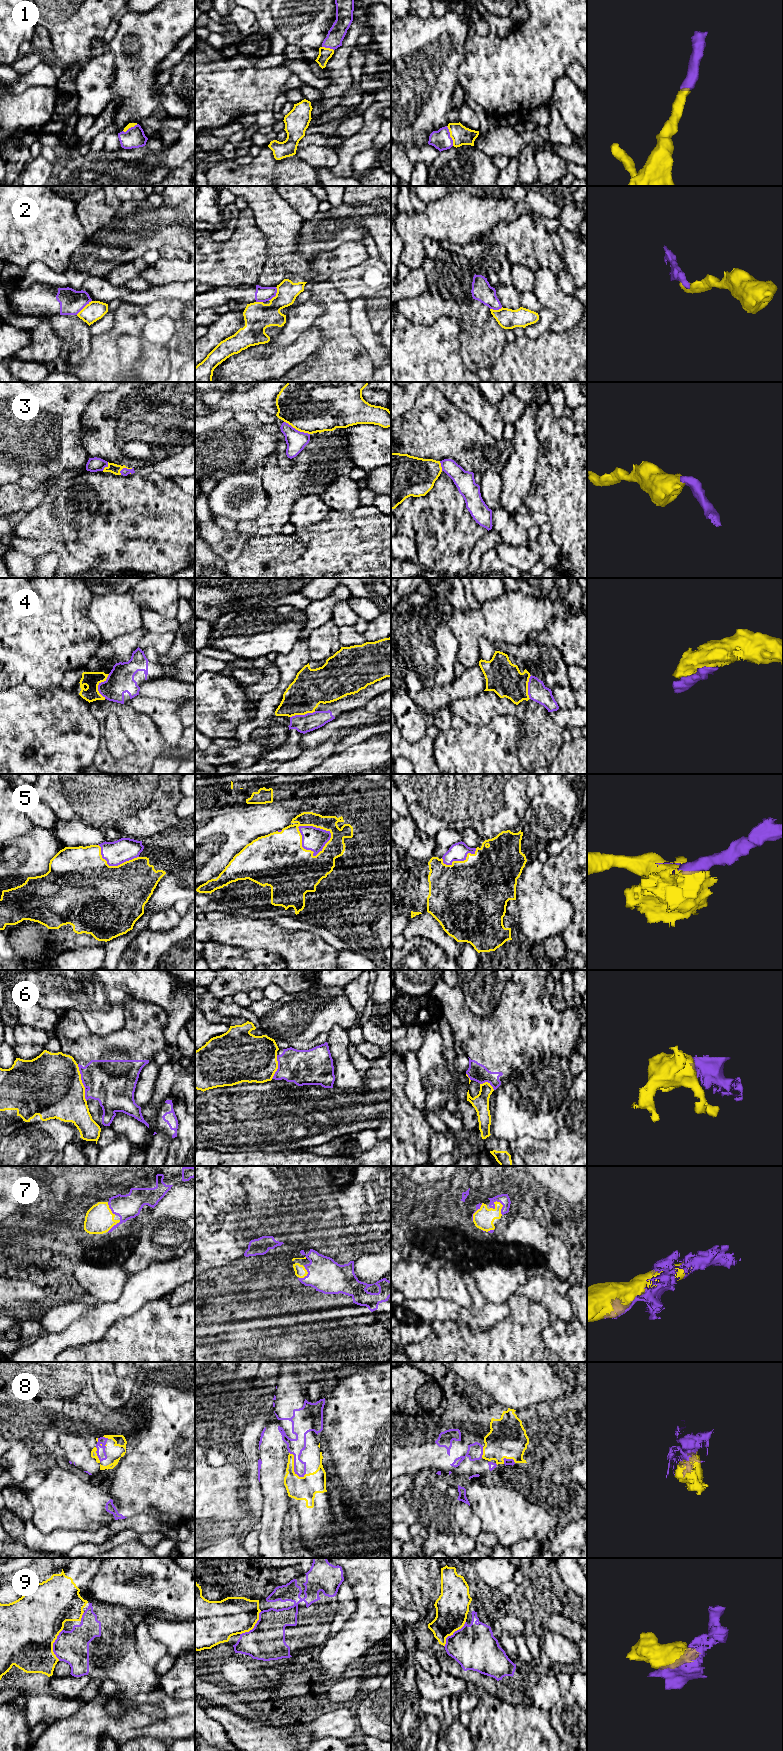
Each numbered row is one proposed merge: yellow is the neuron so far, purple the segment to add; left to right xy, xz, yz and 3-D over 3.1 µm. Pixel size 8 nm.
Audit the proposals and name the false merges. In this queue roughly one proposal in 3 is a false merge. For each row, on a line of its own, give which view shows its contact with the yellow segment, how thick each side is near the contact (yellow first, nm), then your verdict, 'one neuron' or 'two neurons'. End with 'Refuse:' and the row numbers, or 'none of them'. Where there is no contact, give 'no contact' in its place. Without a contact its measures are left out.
1: yz | 150/160 nm | one neuron
2: xy | 160/190 nm | two neurons
3: xz | 480/160 nm | two neurons
4: xy | 130/220 nm | one neuron
5: xz | 200/190 nm | one neuron
6: xy | 500/360 nm | two neurons
7: yz | 170/90 nm | one neuron
8: xz | 190/130 nm | one neuron
9: xy | 480/260 nm | two neurons
Refuse: 2, 3, 6, 9

